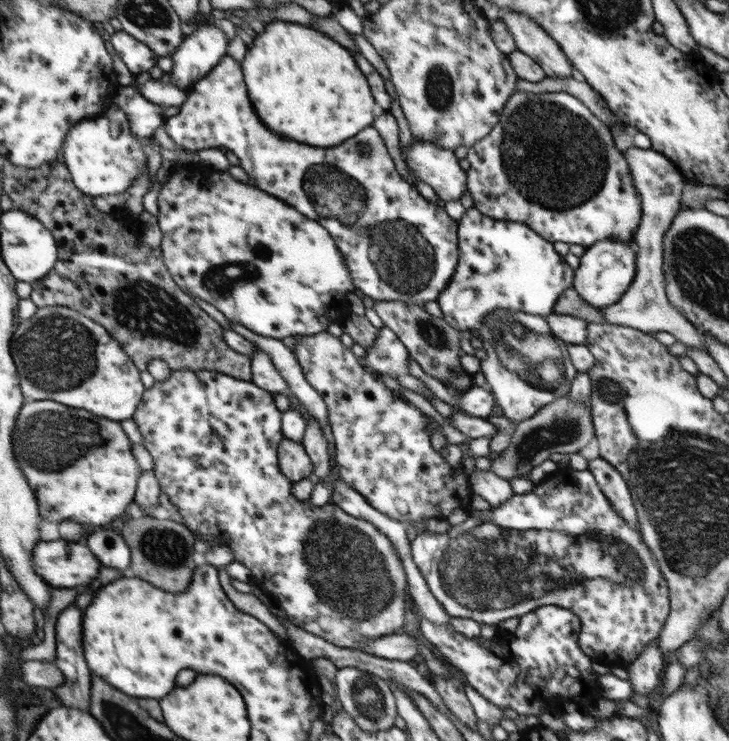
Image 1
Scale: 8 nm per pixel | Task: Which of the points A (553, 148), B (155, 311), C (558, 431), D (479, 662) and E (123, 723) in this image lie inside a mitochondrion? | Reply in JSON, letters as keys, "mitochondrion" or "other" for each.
{"A":"mitochondrion","B":"mitochondrion","C":"mitochondrion","D":"other","E":"mitochondrion"}

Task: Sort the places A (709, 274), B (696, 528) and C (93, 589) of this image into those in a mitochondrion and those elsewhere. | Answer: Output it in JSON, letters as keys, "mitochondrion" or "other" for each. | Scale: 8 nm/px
{"A":"mitochondrion","B":"mitochondrion","C":"other"}

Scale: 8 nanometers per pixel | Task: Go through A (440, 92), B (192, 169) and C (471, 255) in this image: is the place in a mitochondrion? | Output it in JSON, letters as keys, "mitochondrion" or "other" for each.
{"A":"mitochondrion","B":"other","C":"other"}

